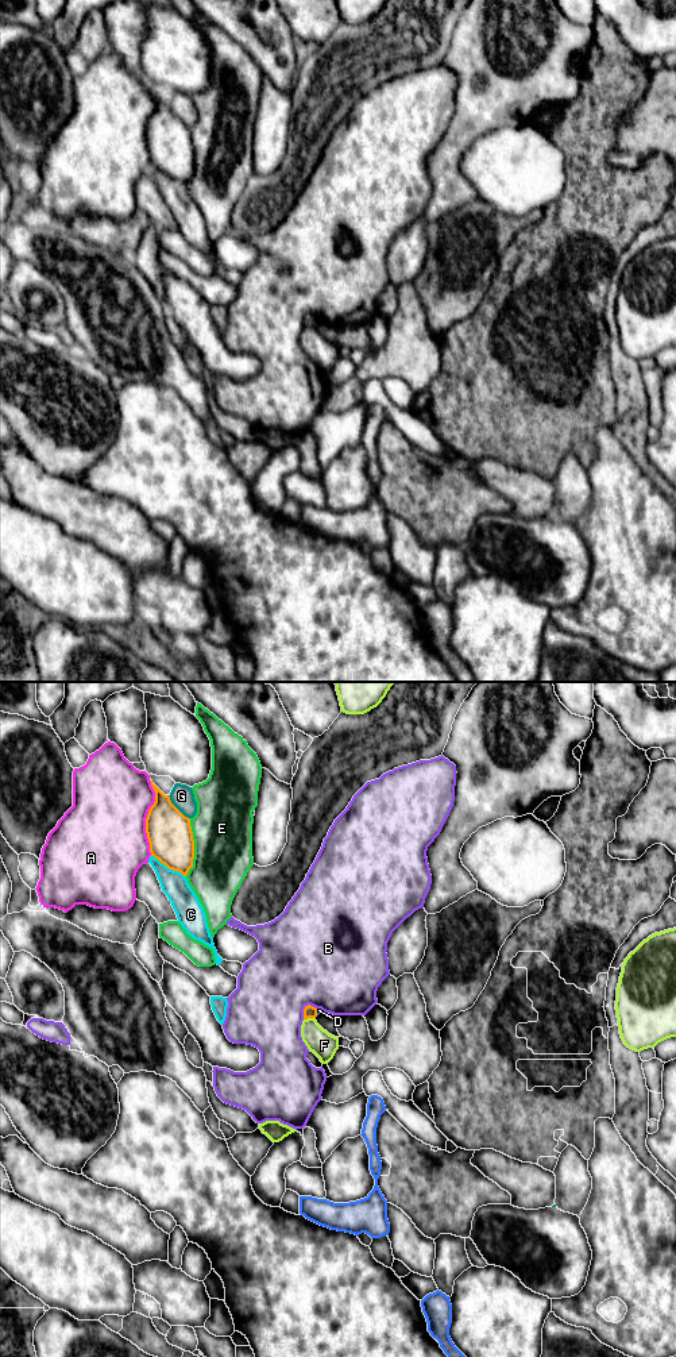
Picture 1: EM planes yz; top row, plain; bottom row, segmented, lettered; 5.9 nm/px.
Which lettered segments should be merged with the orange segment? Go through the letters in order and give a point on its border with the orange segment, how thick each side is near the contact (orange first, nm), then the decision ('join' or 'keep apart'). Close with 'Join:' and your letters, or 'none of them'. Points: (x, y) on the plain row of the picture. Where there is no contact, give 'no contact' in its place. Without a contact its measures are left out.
A: yz (147, 126) | 260/460 nm | keep apart
B: yz (305, 316) | 80/480 nm | keep apart
C: yz (169, 177) | 260/160 nm | keep apart
D: yz (316, 320) | 80/30 nm | keep apart
E: yz (193, 155) | 260/360 nm | keep apart
F: yz (309, 326) | 80/160 nm | keep apart
G: yz (176, 116) | 260/140 nm | keep apart
Join: none of them

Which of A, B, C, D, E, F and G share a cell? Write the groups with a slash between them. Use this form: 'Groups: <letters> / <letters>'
Groups: A / B / C / D / E F / G

